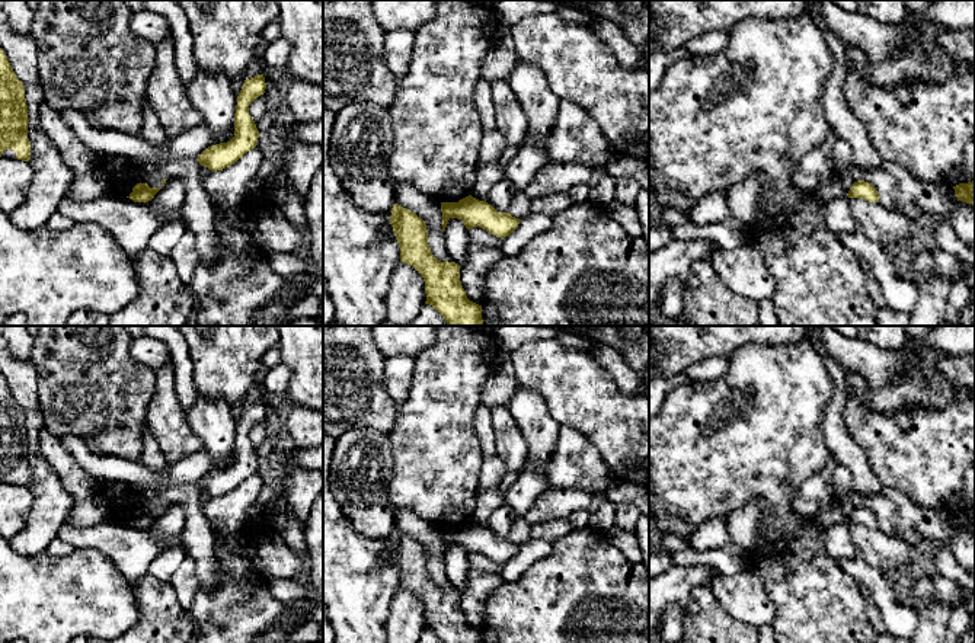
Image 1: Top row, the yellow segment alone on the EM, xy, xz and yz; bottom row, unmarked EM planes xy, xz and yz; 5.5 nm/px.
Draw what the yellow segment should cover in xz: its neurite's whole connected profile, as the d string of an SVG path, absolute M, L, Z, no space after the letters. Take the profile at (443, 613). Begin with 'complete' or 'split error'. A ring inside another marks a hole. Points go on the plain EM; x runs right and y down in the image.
complete; M397 530L390 550L400 573L400 588L413 592L425 607L425 630L442 643L482 643L482 631L470 627L460 607L460 591L438 586L428 570L425 547Z

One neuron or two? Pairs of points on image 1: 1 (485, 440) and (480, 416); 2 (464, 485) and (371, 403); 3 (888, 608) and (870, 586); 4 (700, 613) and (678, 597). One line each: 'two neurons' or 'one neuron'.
1: one neuron
2: two neurons
3: one neuron
4: two neurons

